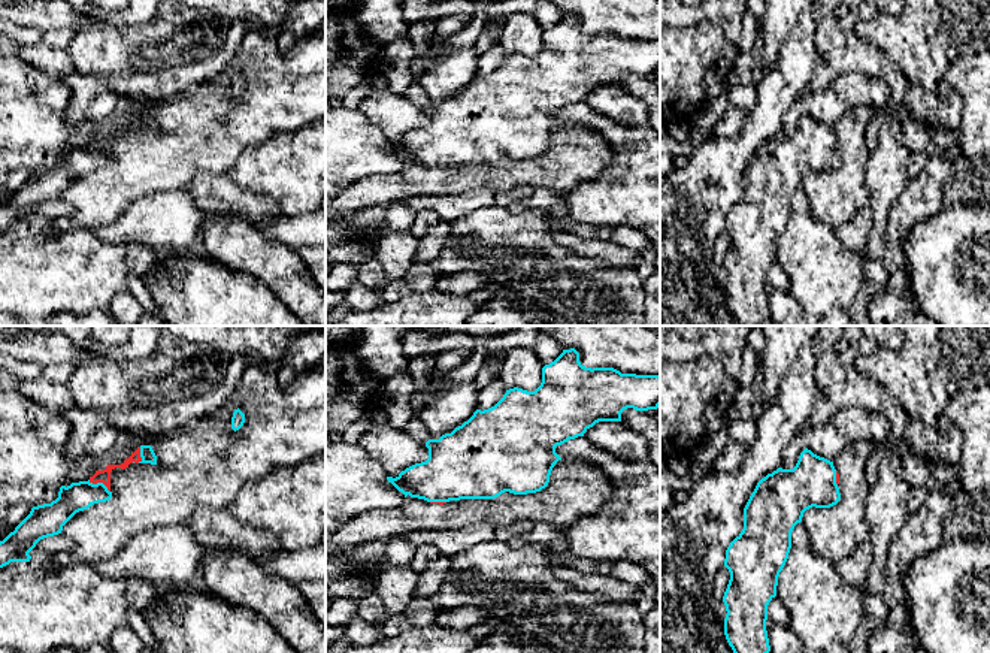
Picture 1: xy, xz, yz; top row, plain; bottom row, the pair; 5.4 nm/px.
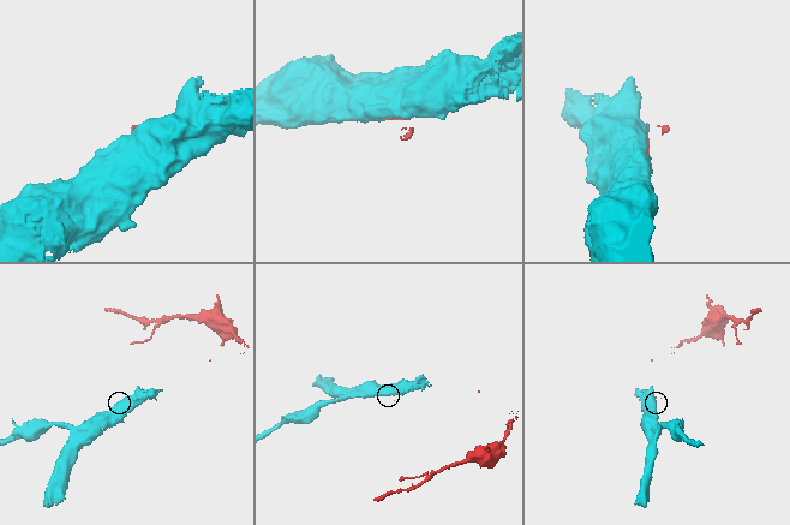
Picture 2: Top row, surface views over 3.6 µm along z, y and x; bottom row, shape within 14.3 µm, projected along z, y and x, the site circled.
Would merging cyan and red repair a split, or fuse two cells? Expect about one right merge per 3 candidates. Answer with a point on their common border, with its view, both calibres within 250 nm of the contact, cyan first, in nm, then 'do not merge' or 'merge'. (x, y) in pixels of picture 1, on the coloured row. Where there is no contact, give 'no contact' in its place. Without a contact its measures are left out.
xy (100, 483) | 160/70 nm | do not merge

